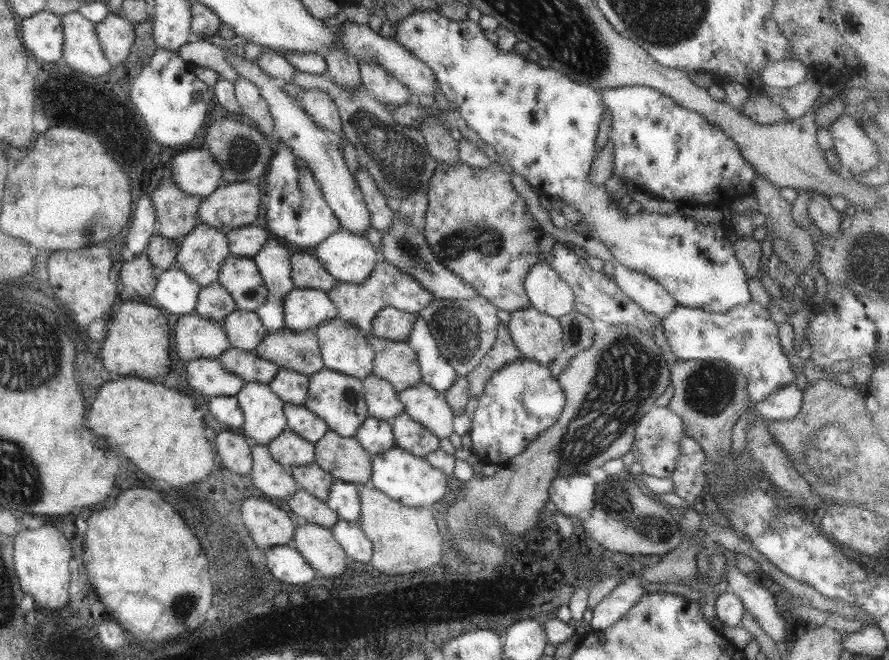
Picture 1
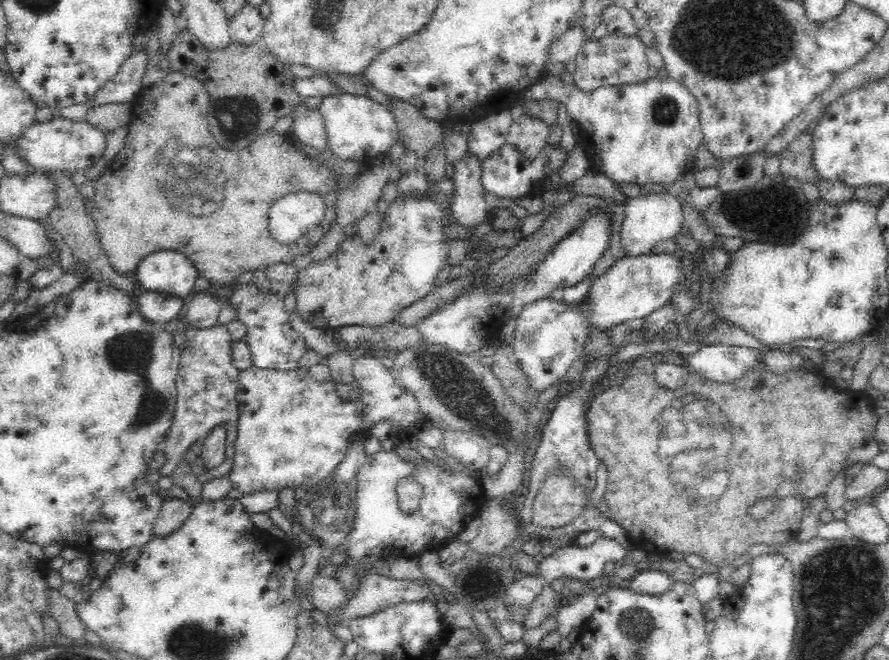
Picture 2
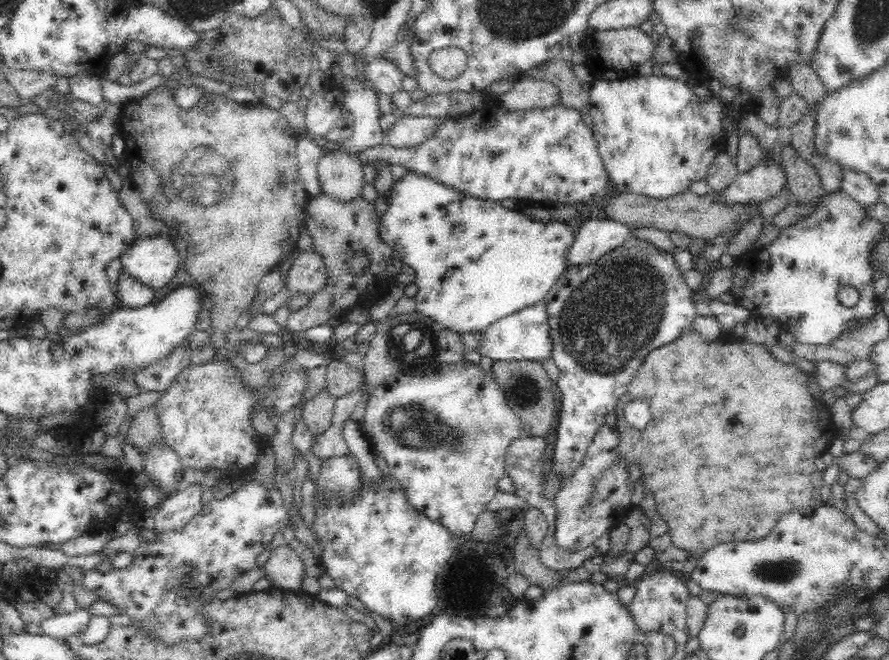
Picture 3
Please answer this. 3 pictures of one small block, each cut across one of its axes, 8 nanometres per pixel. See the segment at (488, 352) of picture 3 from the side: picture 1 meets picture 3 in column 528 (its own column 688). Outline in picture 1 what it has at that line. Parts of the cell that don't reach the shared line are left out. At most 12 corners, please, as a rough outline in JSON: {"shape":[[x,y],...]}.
{"shape":[[678,305],[676,358],[745,376],[752,405],[796,376],[768,308]]}

